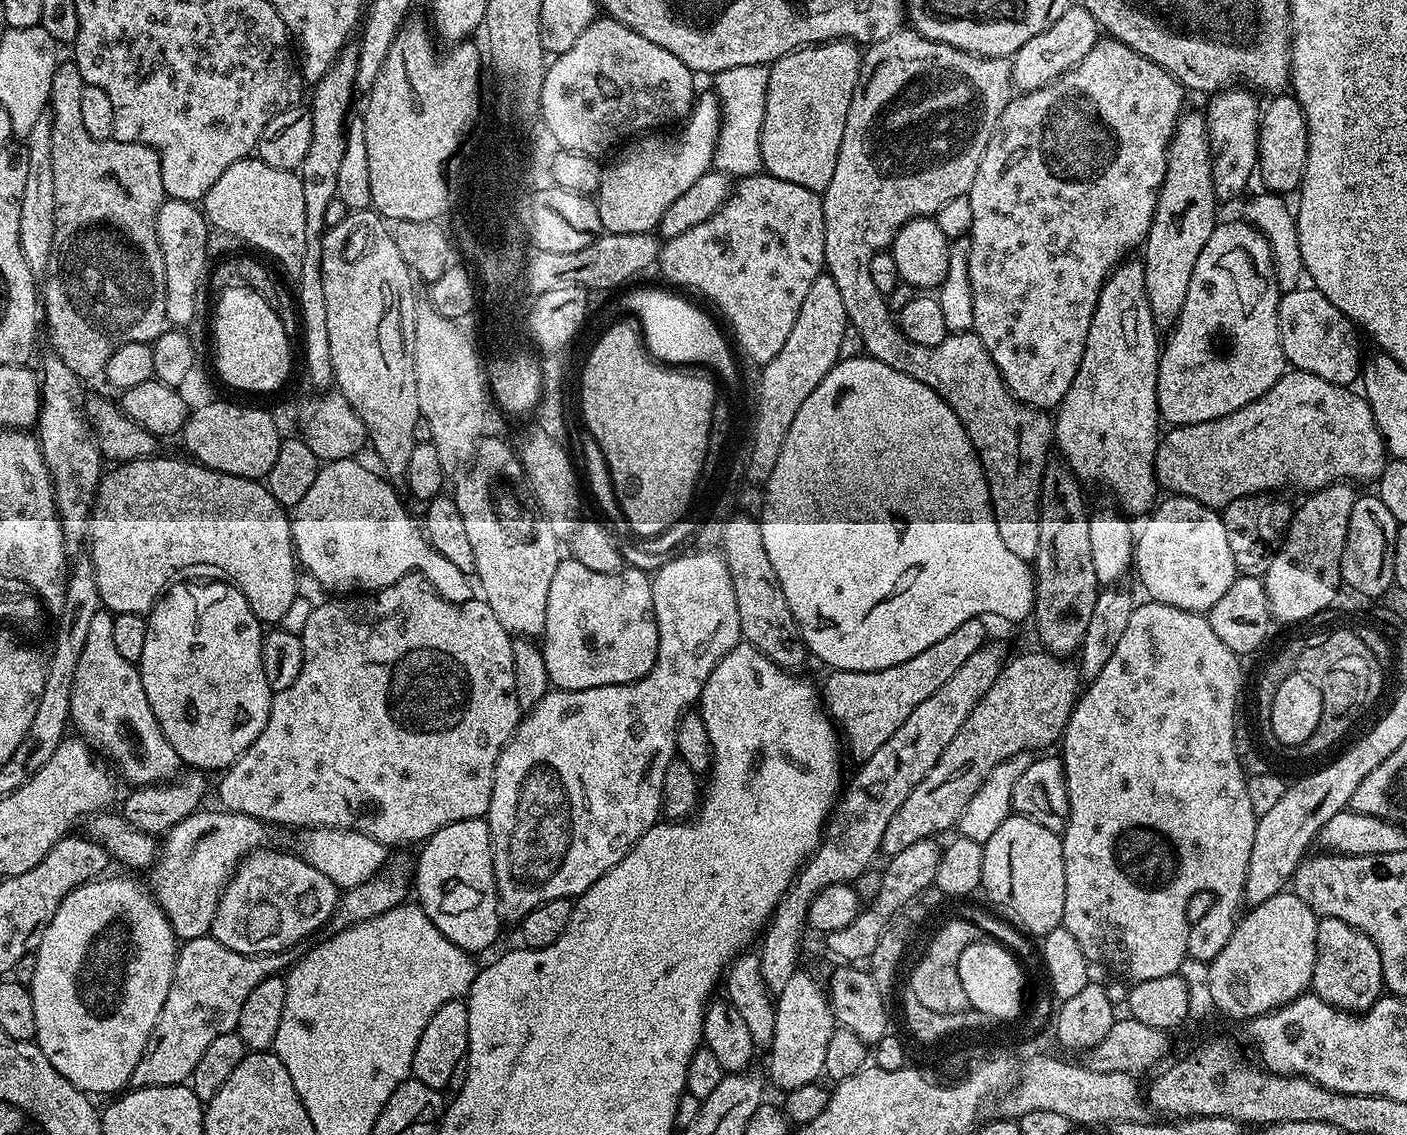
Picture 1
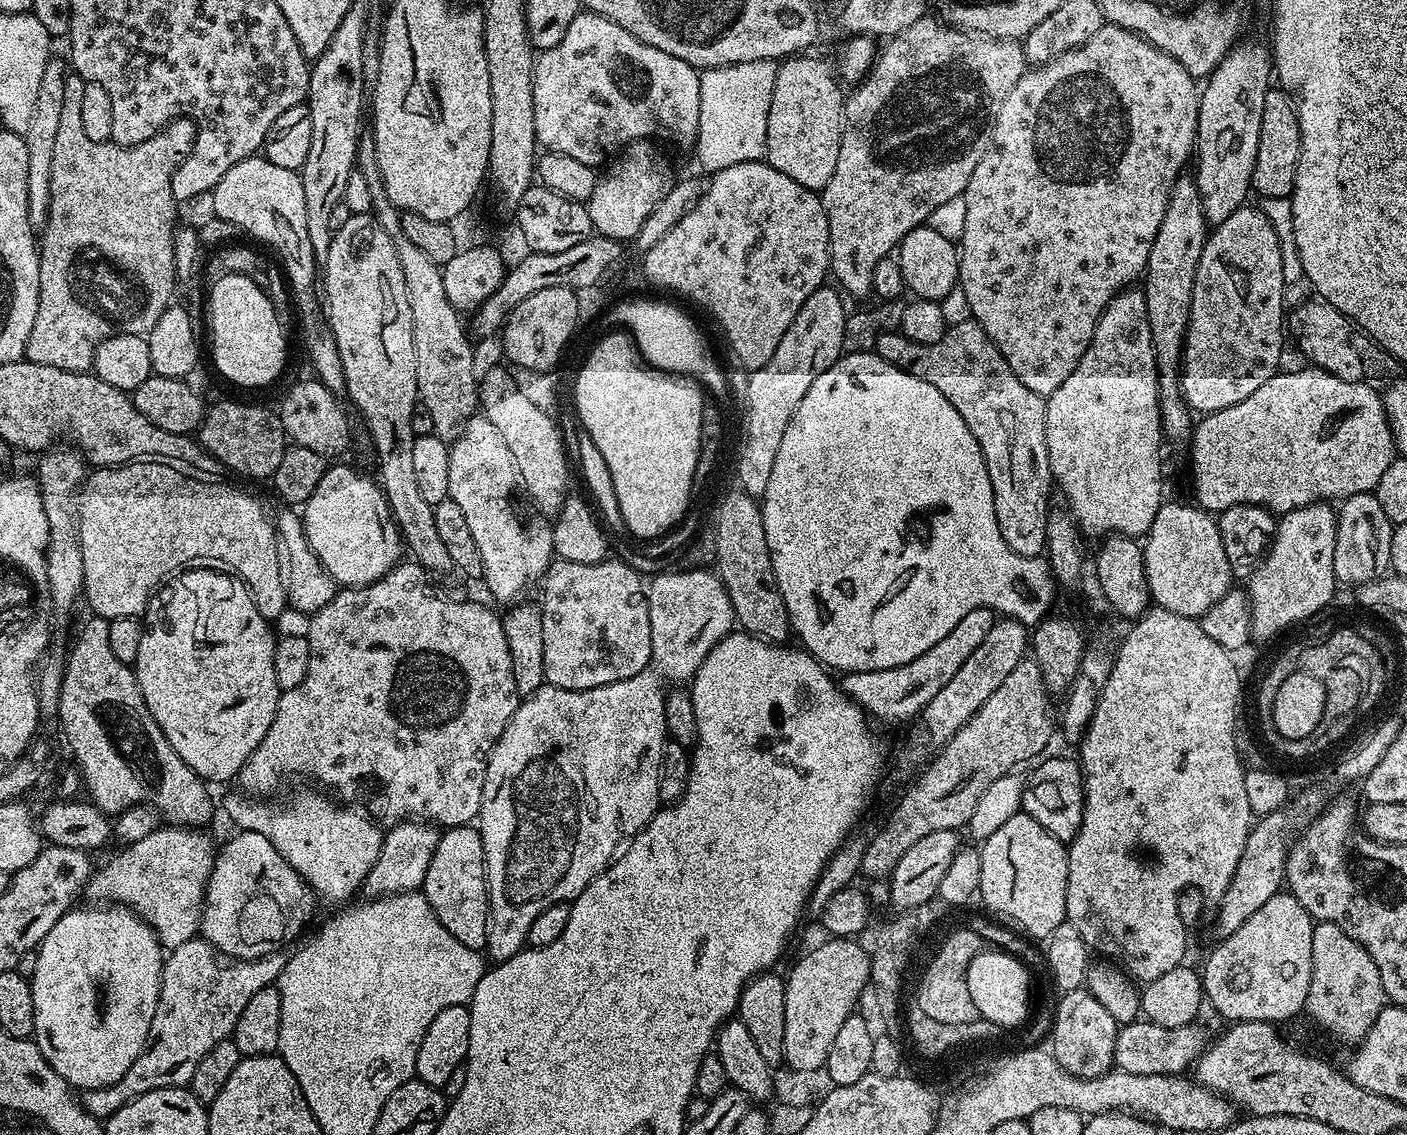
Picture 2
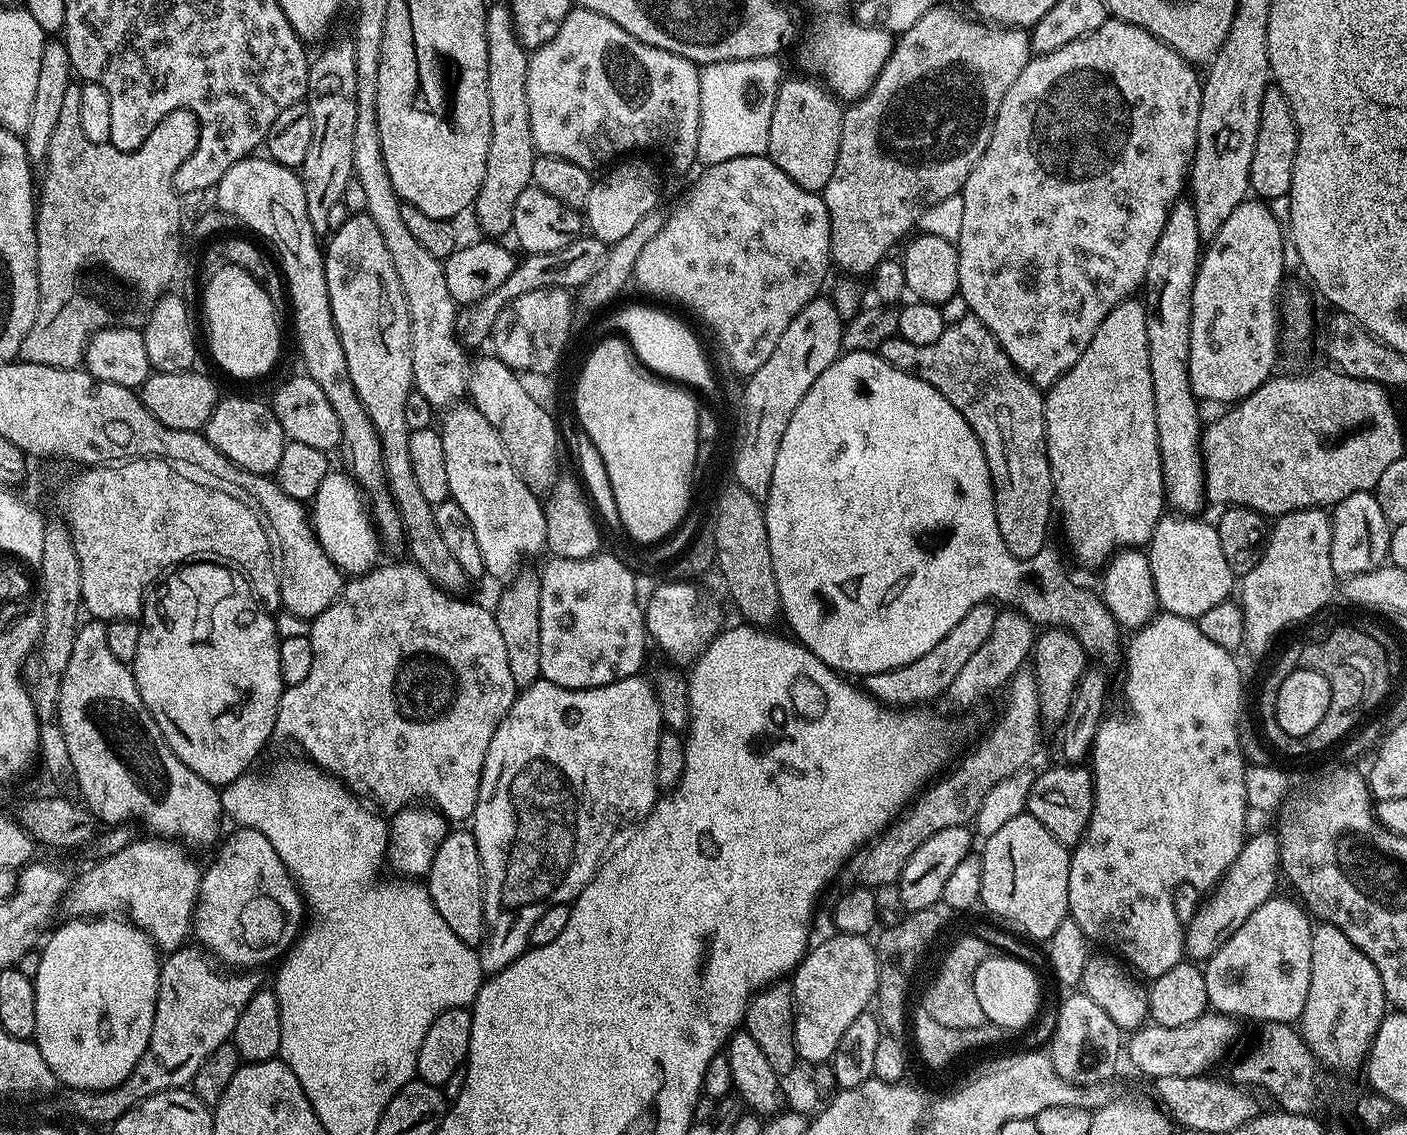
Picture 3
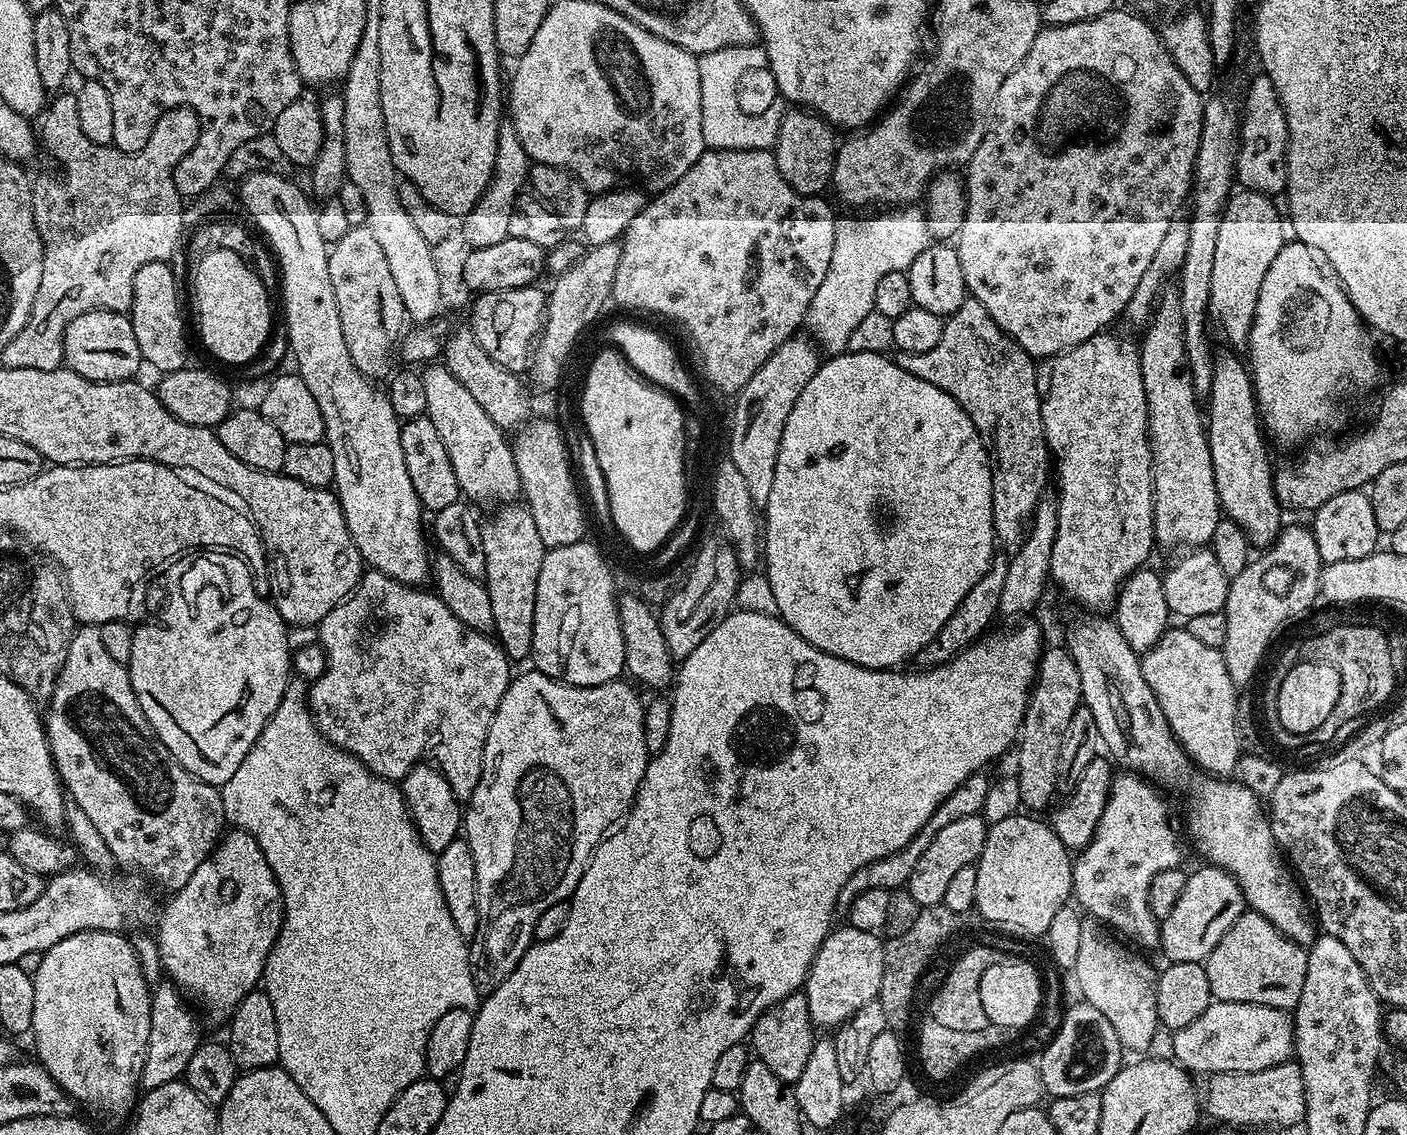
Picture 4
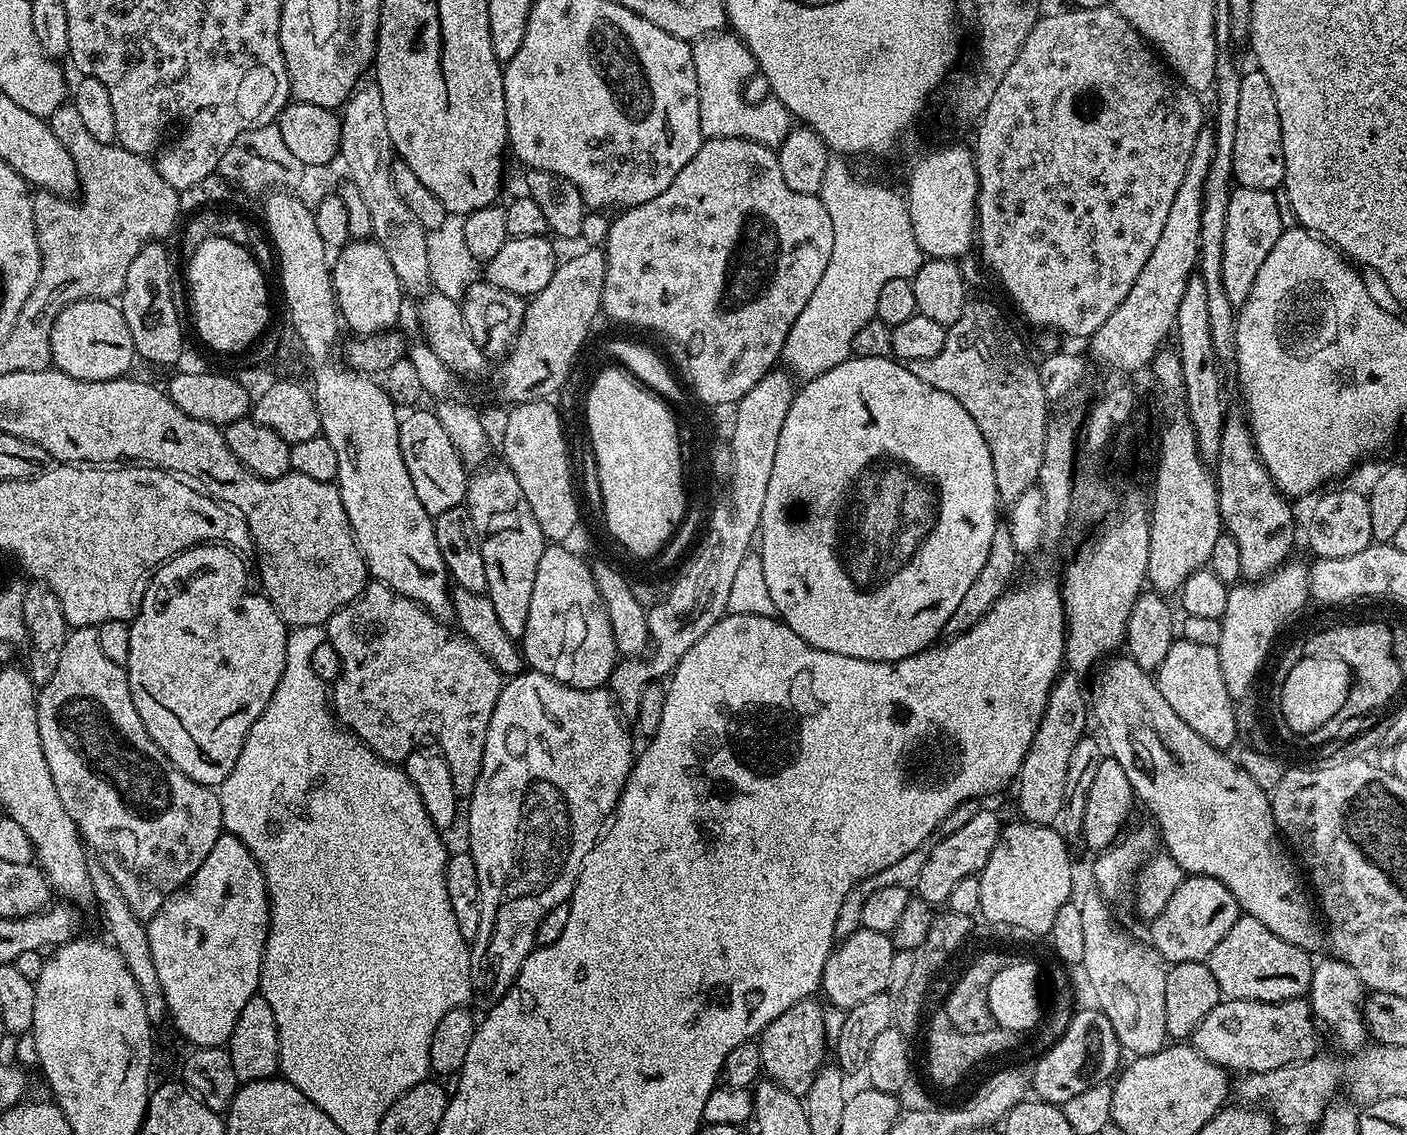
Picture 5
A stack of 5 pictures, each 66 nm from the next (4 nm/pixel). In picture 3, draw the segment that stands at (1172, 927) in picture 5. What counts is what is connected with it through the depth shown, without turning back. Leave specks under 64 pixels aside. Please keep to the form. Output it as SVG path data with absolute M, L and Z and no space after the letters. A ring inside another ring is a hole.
M1256 836L1247 841L1240 849L1238 858L1229 866L1228 871L1220 877L1212 897L1201 903L1194 912L1191 920L1187 921L1183 929L1182 937L1187 955L1193 961L1204 962L1209 956L1216 953L1221 940L1229 932L1238 930L1258 906L1262 906L1268 900L1273 899L1276 888L1276 876L1278 877L1278 865L1280 862L1280 850L1275 839L1268 836Z

